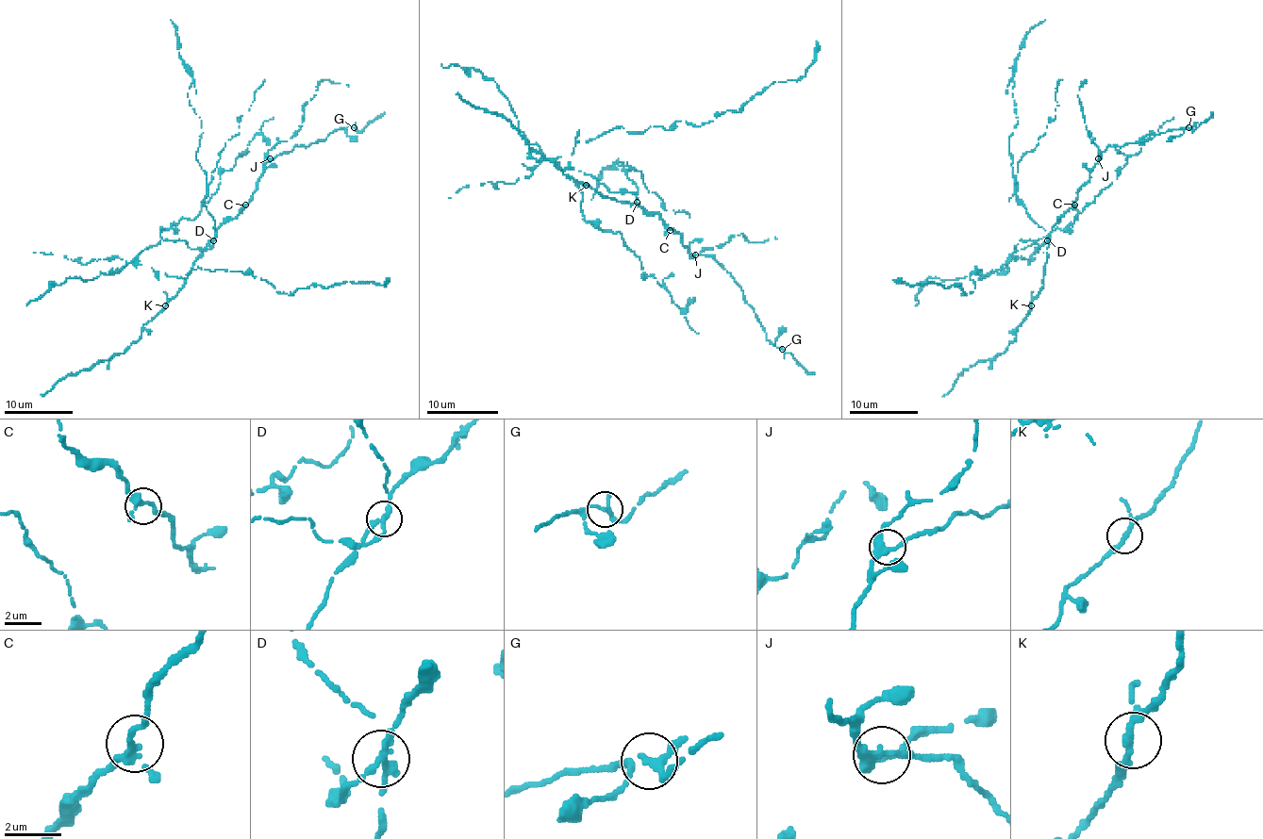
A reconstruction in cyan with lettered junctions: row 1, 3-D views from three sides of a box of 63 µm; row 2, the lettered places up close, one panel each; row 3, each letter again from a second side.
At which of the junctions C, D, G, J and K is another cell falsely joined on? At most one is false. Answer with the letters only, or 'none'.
D

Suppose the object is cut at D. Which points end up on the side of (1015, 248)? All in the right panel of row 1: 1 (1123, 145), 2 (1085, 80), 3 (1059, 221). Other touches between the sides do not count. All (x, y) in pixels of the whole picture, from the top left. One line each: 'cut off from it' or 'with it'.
1: cut off from it
2: cut off from it
3: cut off from it

